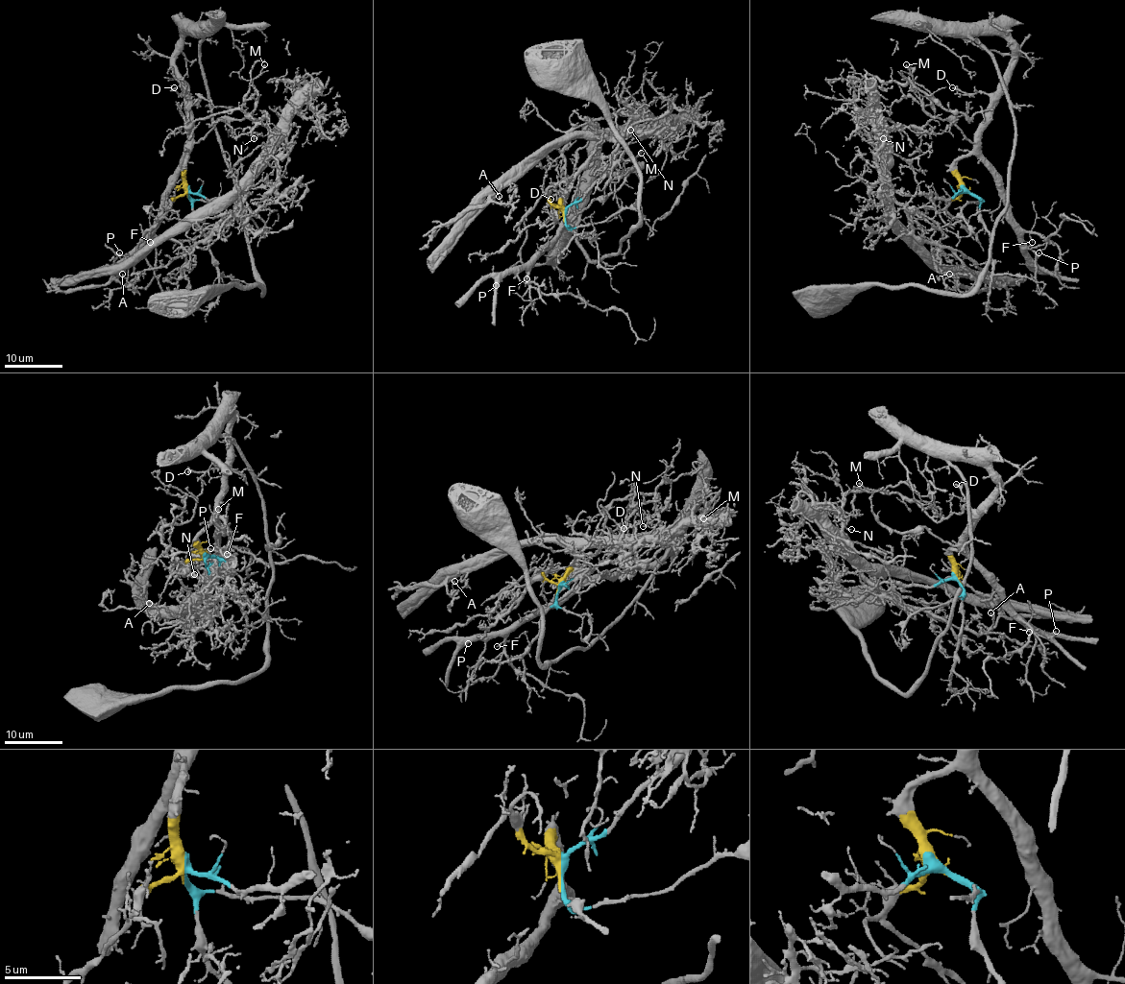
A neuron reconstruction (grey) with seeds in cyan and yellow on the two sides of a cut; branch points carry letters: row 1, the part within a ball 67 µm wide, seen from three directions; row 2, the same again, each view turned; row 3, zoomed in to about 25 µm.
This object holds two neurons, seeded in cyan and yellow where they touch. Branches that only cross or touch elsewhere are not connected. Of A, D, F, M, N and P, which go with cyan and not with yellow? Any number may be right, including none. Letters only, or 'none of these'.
A, N

